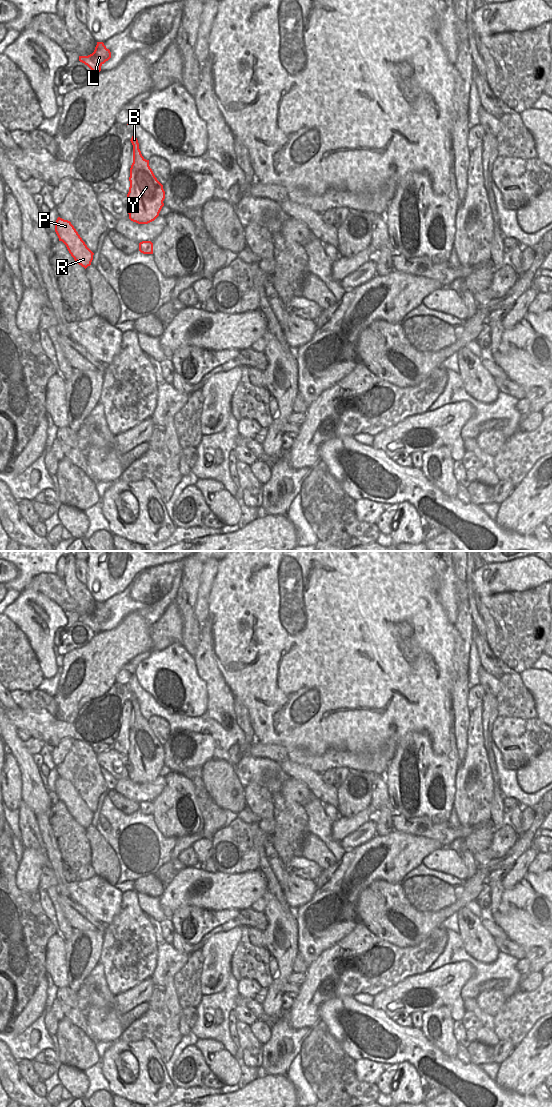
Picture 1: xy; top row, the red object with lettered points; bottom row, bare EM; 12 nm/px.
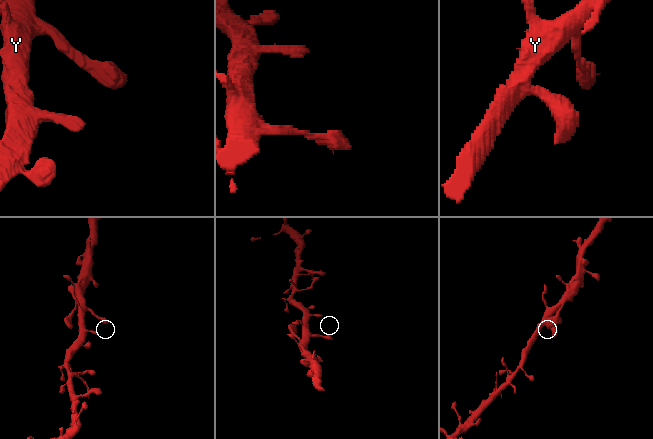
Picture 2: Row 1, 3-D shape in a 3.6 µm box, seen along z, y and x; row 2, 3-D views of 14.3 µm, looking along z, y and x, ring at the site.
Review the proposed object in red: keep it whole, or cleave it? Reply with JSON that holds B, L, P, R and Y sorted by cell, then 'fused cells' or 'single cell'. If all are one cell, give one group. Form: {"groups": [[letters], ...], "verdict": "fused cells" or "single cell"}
{"groups": [["B", "L", "P", "R", "Y"]], "verdict": "single cell"}

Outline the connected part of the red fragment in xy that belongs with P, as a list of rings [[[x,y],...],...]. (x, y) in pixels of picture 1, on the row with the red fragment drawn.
[[[60,217],[55,222],[55,232],[71,256],[85,269],[91,265],[94,253],[87,247],[70,221]]]

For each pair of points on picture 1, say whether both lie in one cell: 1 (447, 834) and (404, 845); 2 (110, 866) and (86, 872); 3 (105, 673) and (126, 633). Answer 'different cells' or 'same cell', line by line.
1: different cells
2: different cells
3: same cell

